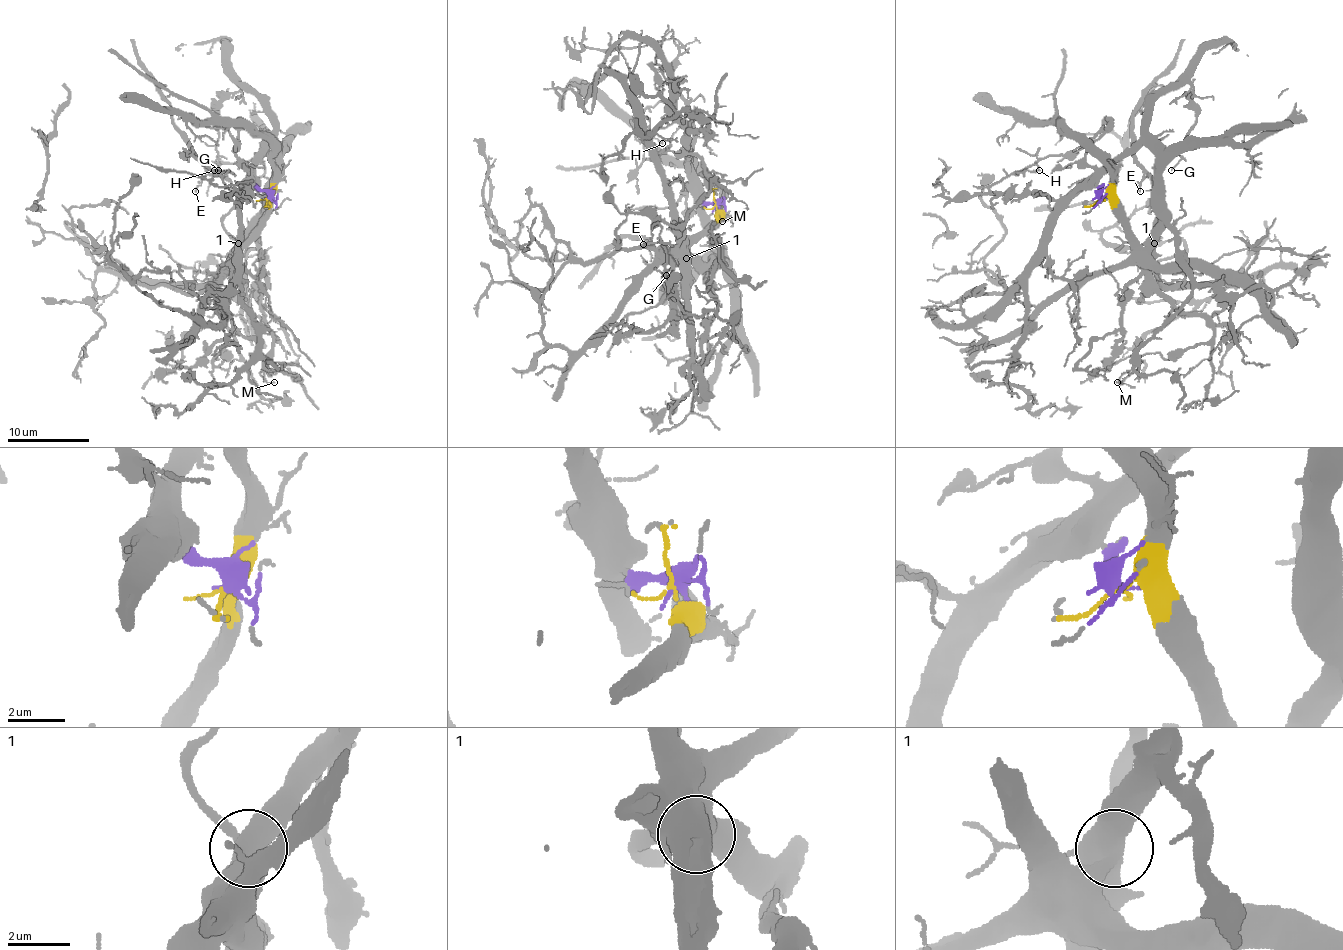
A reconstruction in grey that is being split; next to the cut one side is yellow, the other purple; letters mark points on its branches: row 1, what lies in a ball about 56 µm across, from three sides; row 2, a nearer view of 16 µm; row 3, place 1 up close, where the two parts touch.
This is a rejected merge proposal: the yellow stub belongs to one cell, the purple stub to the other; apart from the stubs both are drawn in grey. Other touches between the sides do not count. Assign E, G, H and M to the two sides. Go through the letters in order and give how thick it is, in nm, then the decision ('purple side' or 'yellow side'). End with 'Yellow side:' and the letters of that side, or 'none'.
E: 110 nm | yellow side
G: 80 nm | purple side
H: 80 nm | purple side
M: 110 nm | purple side
Yellow side: E

